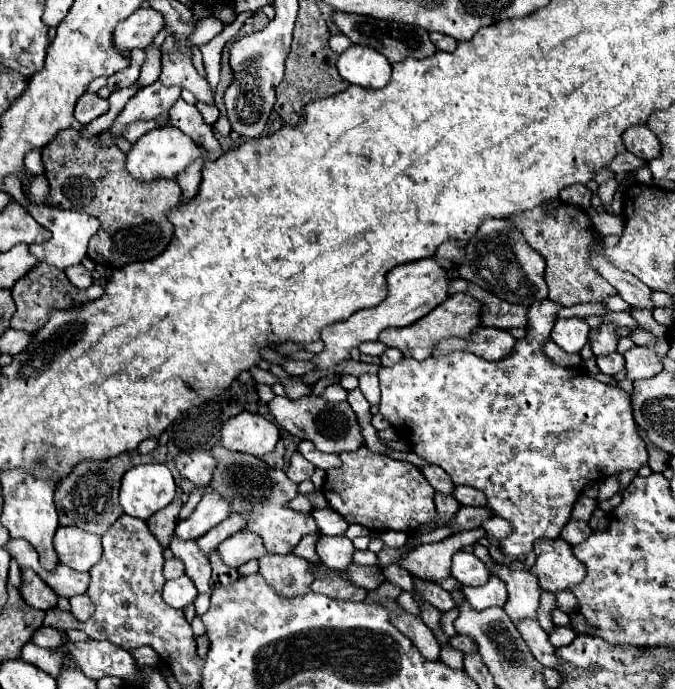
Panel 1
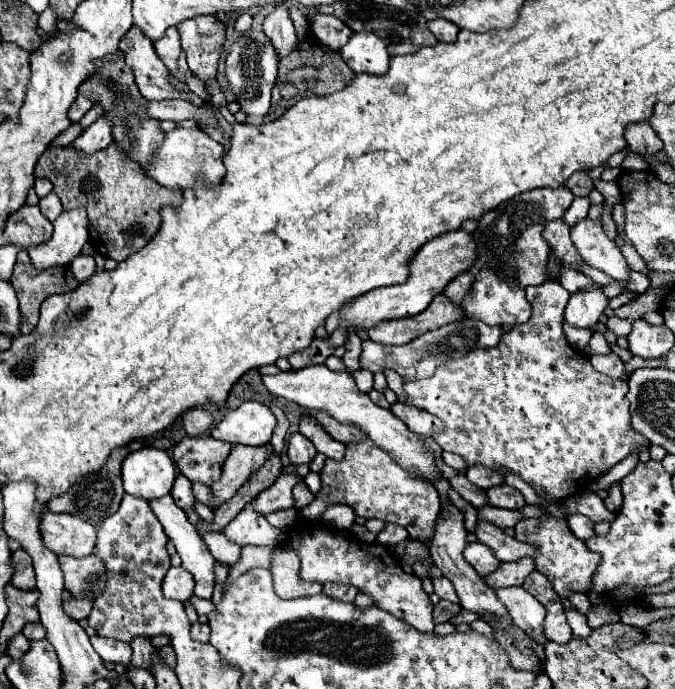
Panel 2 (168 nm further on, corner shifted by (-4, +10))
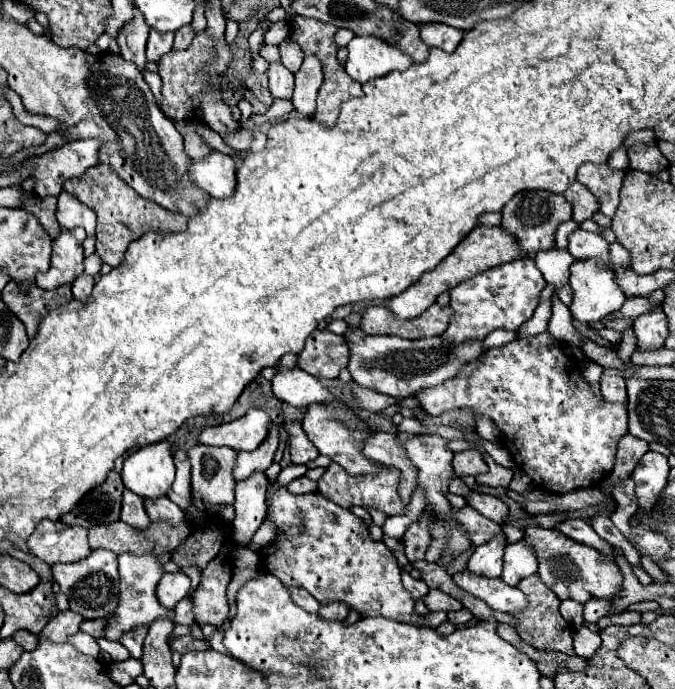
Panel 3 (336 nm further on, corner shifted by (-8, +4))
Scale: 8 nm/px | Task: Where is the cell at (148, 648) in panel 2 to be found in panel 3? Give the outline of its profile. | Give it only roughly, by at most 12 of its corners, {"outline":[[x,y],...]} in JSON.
{"outline":[[148,626],[128,630],[120,642],[132,658],[140,658]]}

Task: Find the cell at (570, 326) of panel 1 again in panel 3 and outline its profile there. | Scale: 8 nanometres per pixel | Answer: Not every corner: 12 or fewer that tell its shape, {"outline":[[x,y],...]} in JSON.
{"outline":[[574,260],[570,312],[590,324],[616,312],[626,296],[614,270]]}

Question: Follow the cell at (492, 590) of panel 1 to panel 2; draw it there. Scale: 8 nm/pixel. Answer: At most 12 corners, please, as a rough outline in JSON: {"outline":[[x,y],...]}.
{"outline":[[532,560],[500,564],[488,574],[490,588],[522,586]]}

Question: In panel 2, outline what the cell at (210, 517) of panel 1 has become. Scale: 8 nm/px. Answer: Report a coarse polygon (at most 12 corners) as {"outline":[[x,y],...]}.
{"outline":[[234,446],[212,490],[212,506],[230,500],[262,466],[268,446]]}

